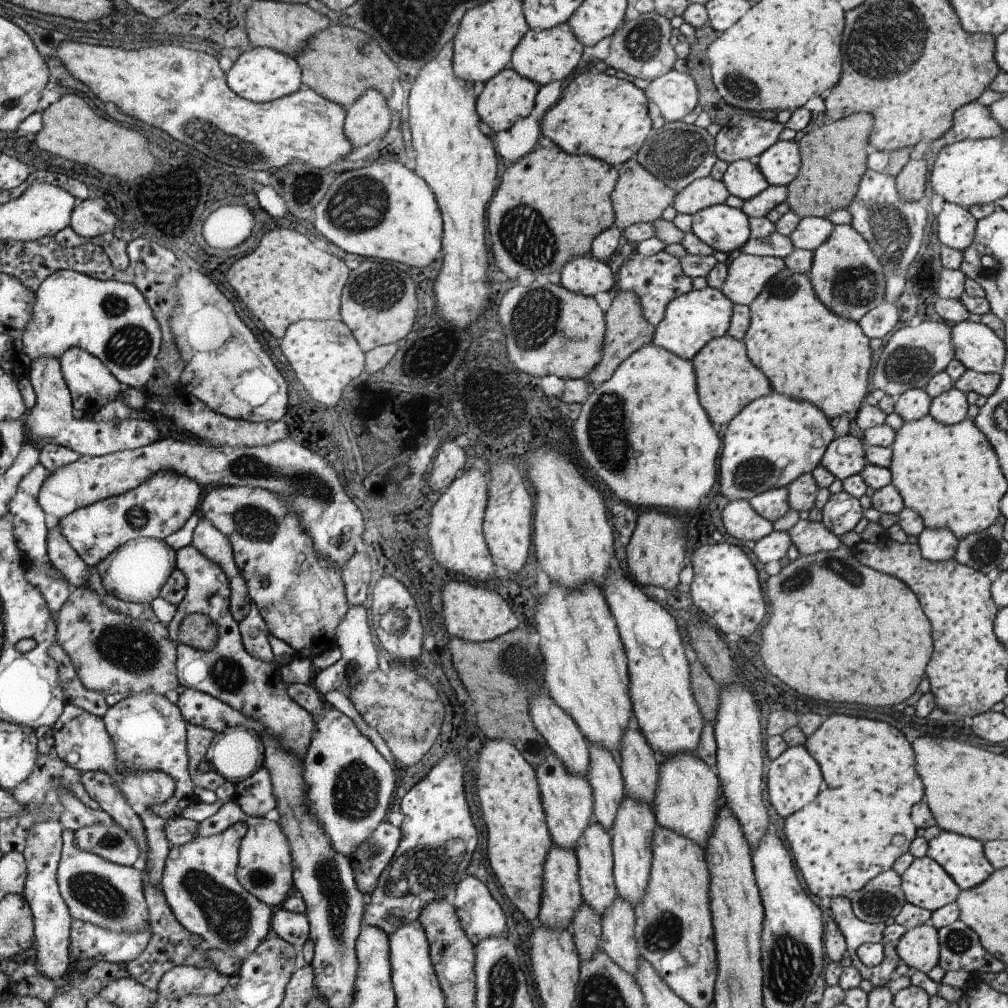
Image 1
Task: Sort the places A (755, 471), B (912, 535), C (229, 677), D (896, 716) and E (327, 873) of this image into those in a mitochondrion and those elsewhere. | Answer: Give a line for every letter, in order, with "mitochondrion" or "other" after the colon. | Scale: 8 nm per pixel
A: mitochondrion
B: other
C: mitochondrion
D: other
E: mitochondrion

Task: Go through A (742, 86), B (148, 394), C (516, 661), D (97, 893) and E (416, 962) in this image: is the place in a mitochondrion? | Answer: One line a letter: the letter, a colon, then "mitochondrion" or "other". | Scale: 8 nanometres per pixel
A: mitochondrion
B: other
C: mitochondrion
D: mitochondrion
E: other

